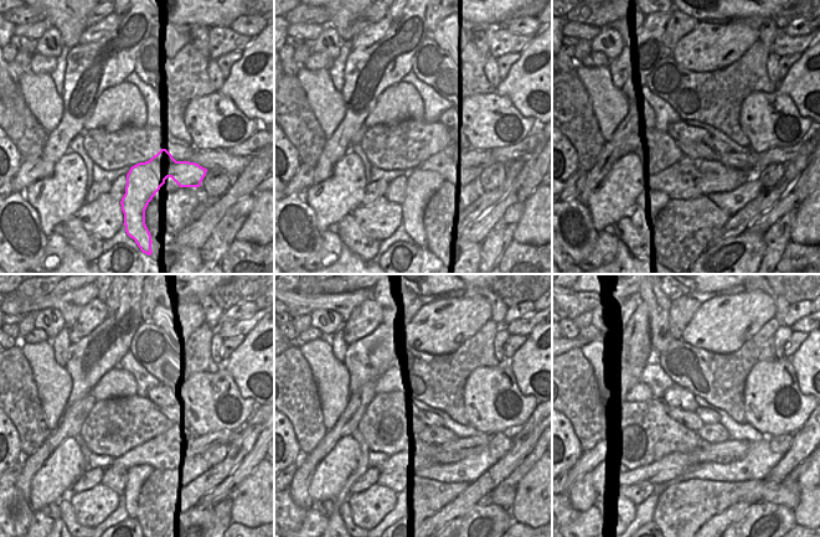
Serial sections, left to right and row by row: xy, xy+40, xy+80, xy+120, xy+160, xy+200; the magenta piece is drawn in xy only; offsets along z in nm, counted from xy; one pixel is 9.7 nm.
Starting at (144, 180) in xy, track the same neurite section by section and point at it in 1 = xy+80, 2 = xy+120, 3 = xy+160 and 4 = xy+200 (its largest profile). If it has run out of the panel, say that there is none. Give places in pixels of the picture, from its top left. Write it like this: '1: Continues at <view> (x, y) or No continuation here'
1: Continues at xy+80 (711, 175)
2: Continues at xy+120 (158, 453)
3: Continues at xy+160 (412, 461)
4: Continues at xy+200 (670, 466).

